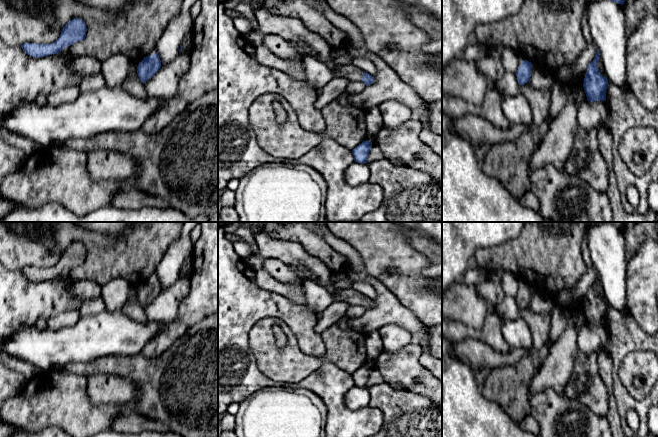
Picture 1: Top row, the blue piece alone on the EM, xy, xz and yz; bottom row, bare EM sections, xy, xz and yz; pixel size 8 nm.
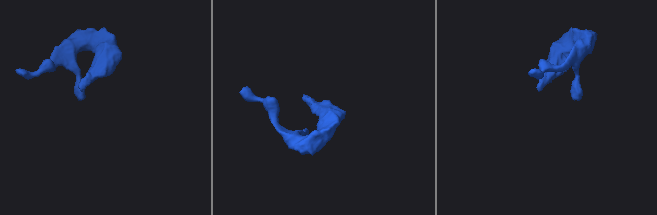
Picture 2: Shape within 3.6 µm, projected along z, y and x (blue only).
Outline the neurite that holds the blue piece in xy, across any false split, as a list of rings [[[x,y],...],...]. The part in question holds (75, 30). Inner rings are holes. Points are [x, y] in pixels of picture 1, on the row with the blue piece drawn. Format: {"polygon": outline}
{"polygon": [[[74,18],[61,31],[60,37],[51,44],[24,43],[21,48],[30,56],[42,58],[60,53],[65,47],[82,41],[86,37],[86,25],[82,19]]]}

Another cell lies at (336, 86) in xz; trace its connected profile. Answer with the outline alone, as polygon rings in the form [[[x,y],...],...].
[[[333,77],[319,92],[315,103],[318,110],[322,110],[332,101],[336,100],[339,95],[346,91],[349,80],[344,77]]]

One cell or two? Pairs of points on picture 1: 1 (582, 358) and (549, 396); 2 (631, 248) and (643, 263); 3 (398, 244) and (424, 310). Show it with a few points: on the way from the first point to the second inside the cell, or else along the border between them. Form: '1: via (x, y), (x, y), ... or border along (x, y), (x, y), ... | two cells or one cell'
1: border along (563, 392), (583, 404) | two cells
2: border along (647, 238), (627, 260) | two cells
3: via (405, 260), (410, 271), (411, 286), (417, 294) | one cell

